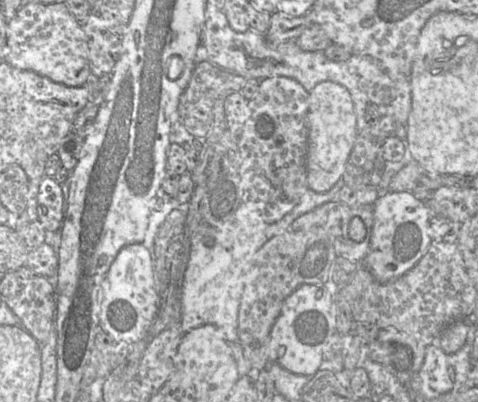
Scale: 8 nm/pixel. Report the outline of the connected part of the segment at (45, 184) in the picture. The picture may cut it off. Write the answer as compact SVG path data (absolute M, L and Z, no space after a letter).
M45 176L38 194L38 220L45 230L56 235L63 222L63 188L52 176Z

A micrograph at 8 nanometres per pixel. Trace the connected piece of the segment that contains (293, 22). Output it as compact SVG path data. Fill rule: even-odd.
M275 11L271 14L270 26L265 33L265 38L270 44L294 41L311 25L308 13L304 16L294 17Z

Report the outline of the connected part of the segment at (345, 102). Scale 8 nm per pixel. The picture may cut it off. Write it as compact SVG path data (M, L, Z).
M323 81L309 92L307 185L314 192L329 191L343 176L356 139L356 116L351 95L344 86Z

